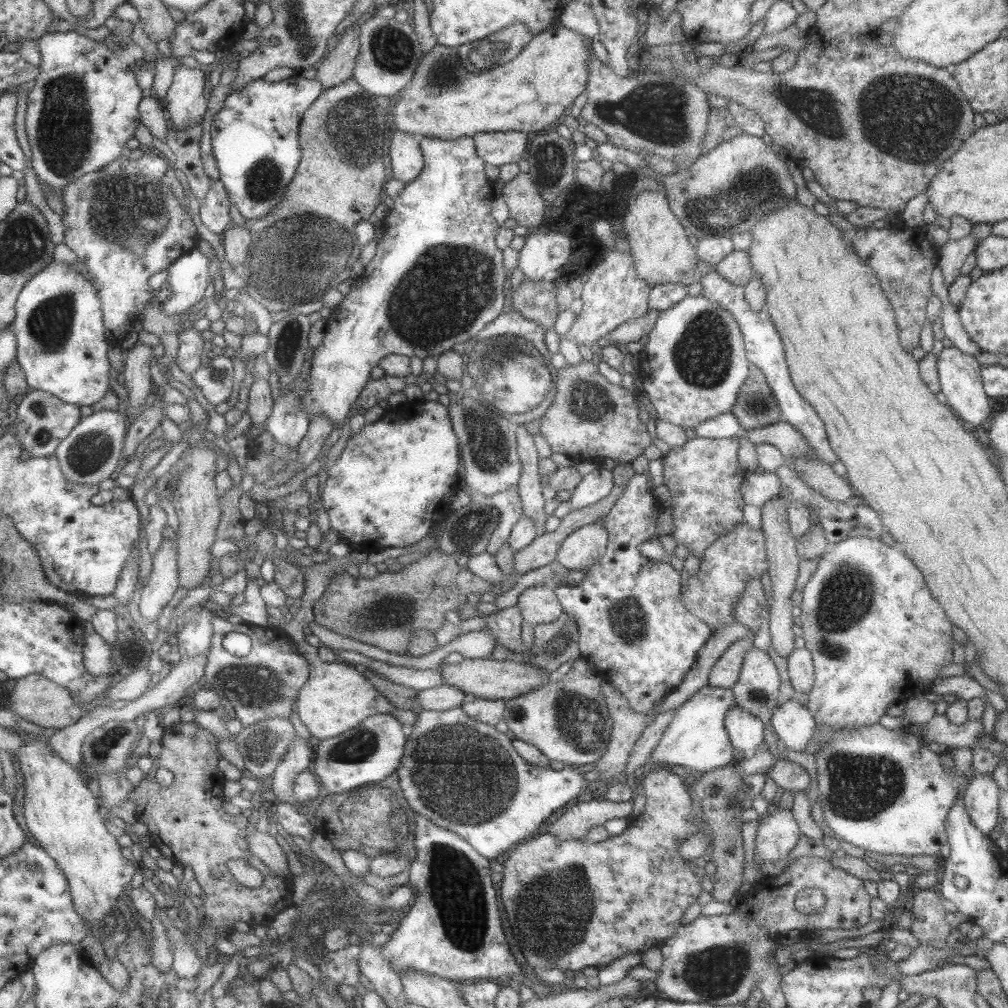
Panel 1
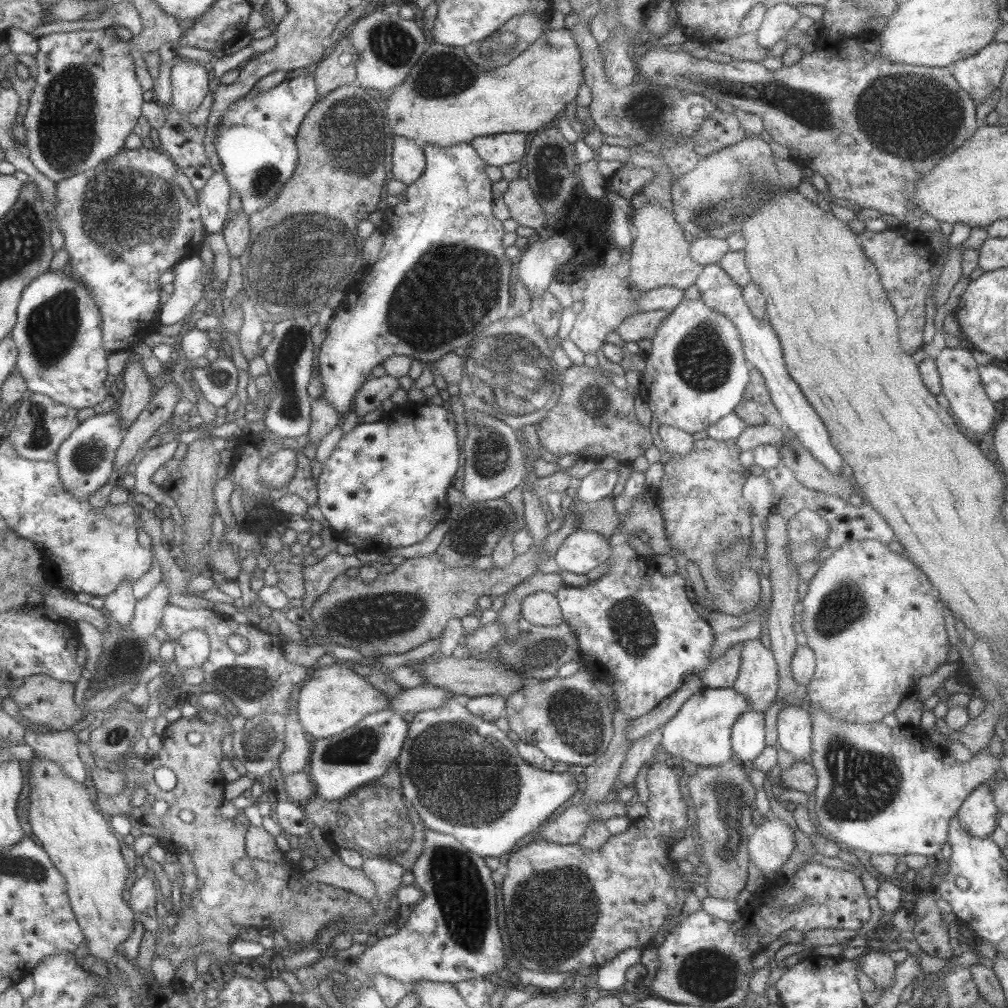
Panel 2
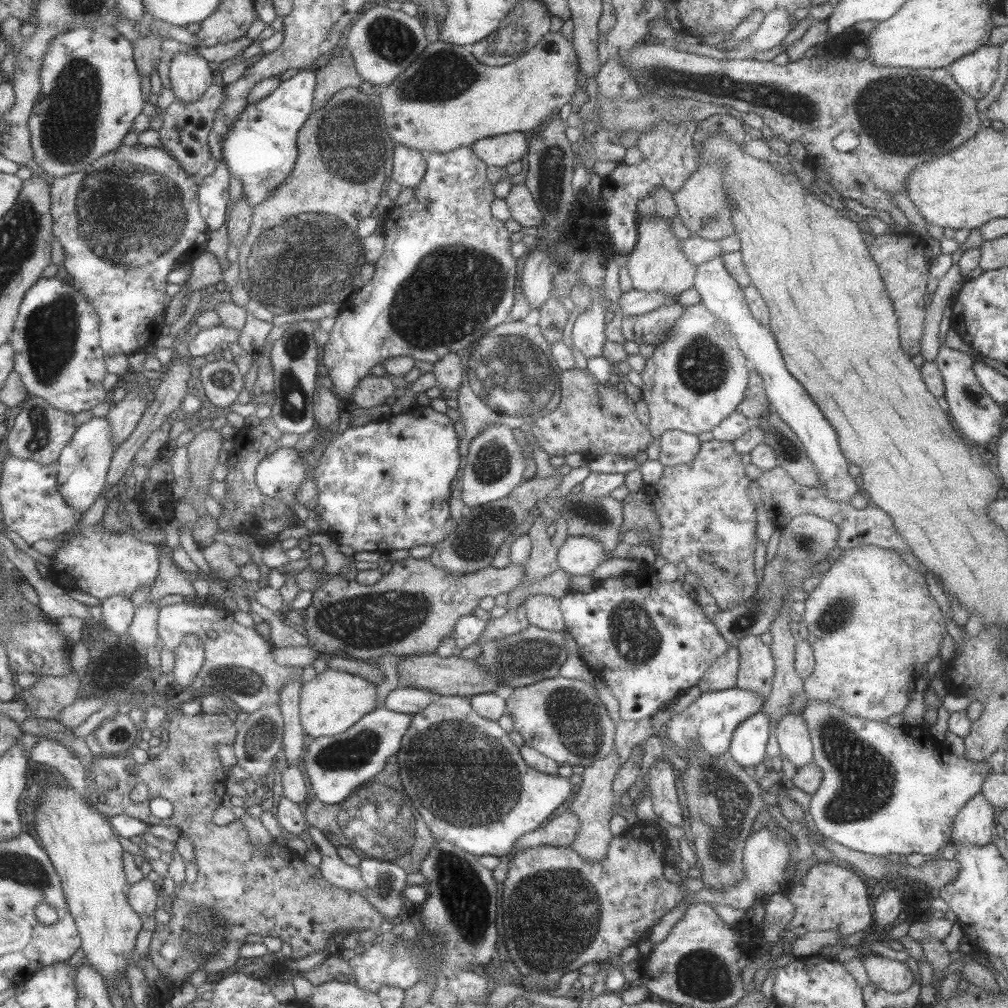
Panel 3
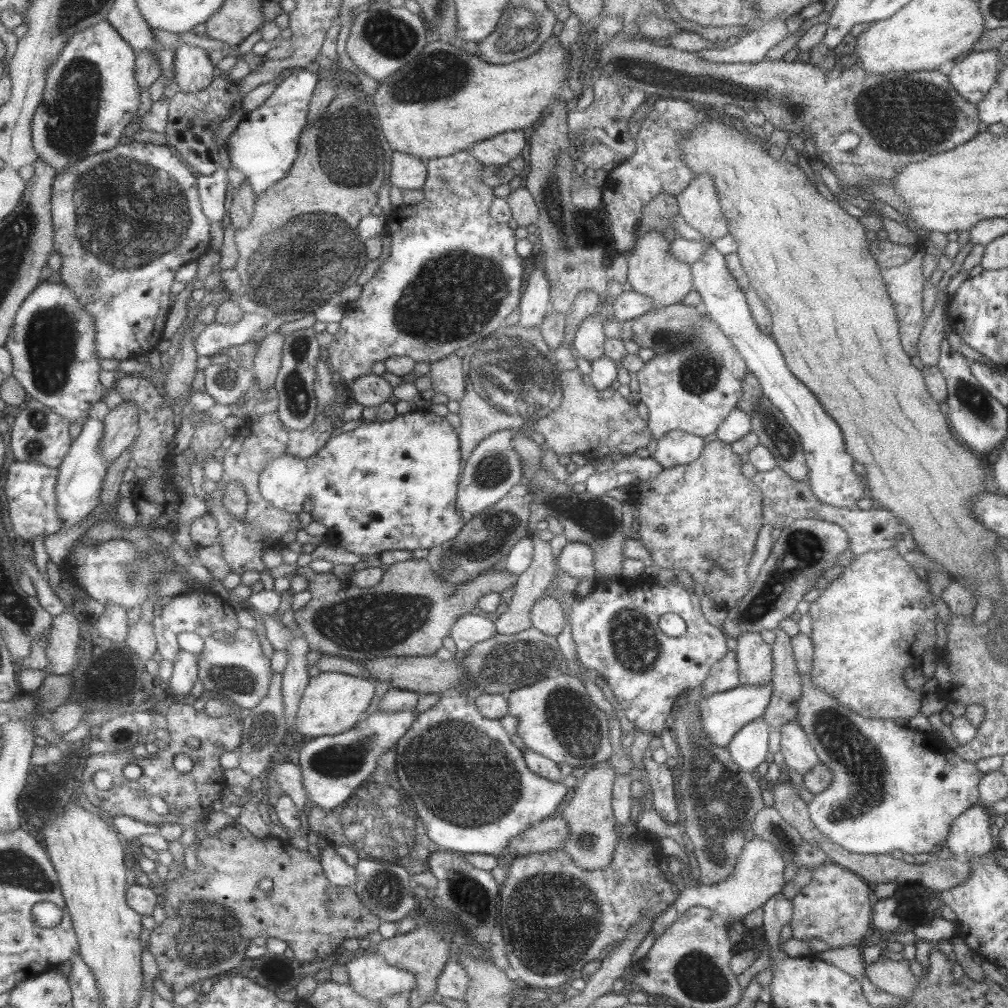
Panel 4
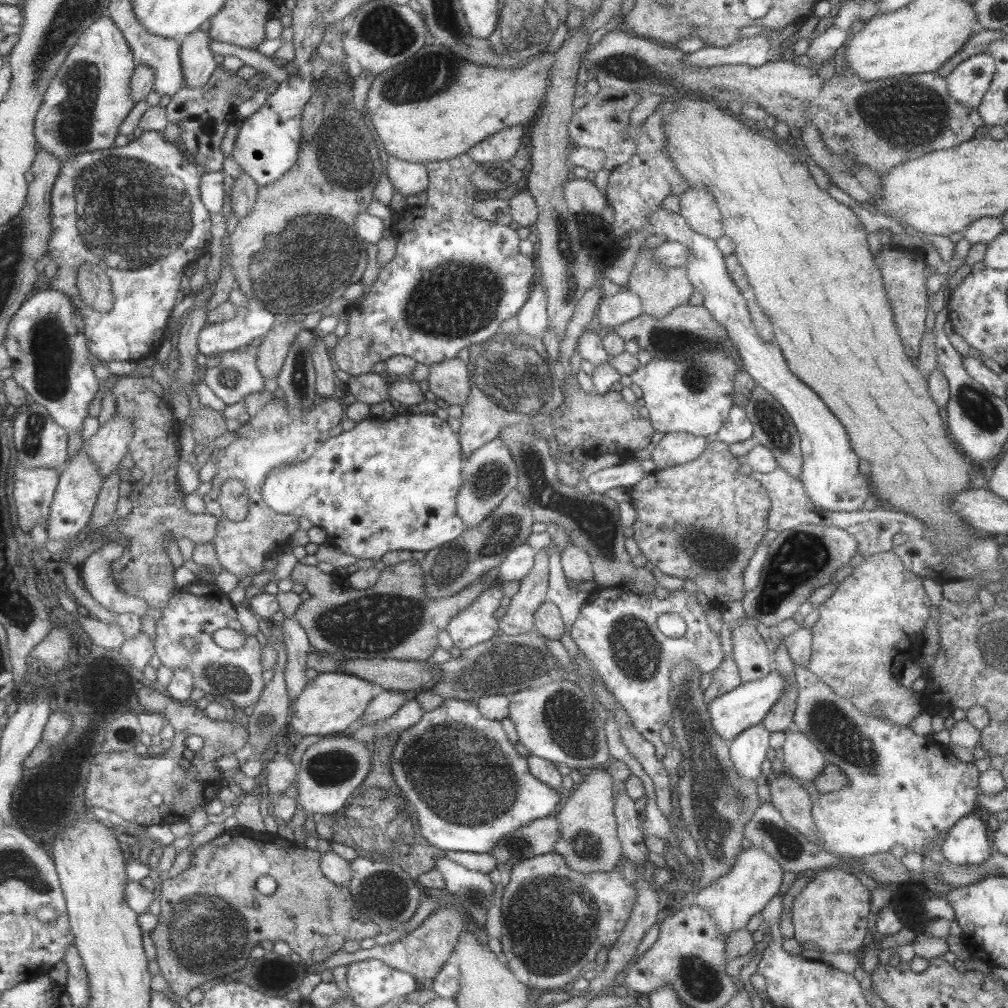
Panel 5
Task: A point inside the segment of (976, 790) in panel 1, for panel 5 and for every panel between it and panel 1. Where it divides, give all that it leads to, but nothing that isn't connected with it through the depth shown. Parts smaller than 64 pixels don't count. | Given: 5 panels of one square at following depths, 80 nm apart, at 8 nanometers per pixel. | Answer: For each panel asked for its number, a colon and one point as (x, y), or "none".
2: (978, 815)
3: (973, 824)
4: (969, 836)
5: (967, 842)

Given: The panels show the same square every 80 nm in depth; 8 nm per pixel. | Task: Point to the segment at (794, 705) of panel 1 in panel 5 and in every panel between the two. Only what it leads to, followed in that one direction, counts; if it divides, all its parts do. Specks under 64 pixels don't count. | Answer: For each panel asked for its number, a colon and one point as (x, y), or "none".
2: (793, 724)
3: (791, 732)
4: (798, 754)
5: (801, 759)

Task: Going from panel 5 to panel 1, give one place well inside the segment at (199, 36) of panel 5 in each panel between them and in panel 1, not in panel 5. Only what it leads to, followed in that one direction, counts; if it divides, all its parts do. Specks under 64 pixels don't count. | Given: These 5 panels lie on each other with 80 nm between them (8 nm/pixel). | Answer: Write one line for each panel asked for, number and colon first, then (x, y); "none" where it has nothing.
1: (186, 102)
2: (190, 81)
3: (191, 76)
4: (194, 71)

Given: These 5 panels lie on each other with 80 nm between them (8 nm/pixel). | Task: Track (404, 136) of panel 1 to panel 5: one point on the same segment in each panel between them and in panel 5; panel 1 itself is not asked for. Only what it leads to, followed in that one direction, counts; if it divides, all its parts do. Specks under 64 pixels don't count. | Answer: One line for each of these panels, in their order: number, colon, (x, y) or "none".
2: (408, 163)
3: (408, 165)
4: (407, 172)
5: (407, 178)

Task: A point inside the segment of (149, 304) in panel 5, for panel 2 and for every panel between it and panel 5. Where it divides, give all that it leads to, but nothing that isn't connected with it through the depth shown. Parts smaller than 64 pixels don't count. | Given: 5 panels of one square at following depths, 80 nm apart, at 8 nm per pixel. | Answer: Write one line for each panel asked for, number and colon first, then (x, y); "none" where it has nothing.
2: (127, 221)
3: (125, 221)
4: (133, 215)

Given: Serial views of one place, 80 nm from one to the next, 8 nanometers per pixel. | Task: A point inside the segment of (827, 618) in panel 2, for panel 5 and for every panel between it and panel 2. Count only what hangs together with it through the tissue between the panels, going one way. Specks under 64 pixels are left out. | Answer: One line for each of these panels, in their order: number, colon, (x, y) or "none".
3: (872, 625)
4: (873, 621)
5: (871, 624)

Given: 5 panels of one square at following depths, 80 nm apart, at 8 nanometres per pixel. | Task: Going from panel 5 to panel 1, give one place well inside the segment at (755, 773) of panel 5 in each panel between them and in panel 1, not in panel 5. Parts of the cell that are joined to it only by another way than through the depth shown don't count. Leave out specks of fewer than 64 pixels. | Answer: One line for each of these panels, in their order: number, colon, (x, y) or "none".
1: (745, 731)
2: (746, 735)
3: (747, 747)
4: (748, 747)

